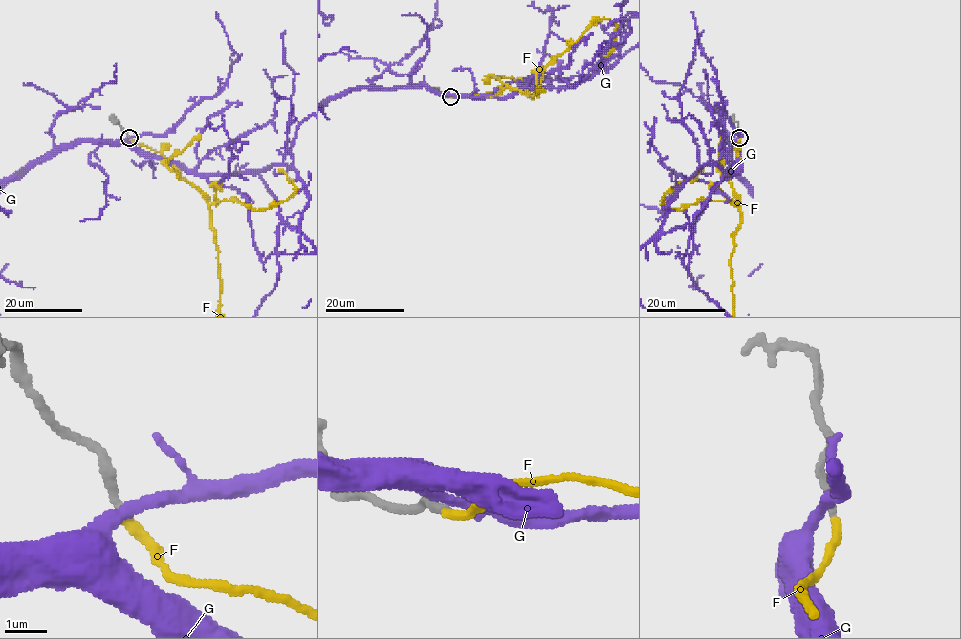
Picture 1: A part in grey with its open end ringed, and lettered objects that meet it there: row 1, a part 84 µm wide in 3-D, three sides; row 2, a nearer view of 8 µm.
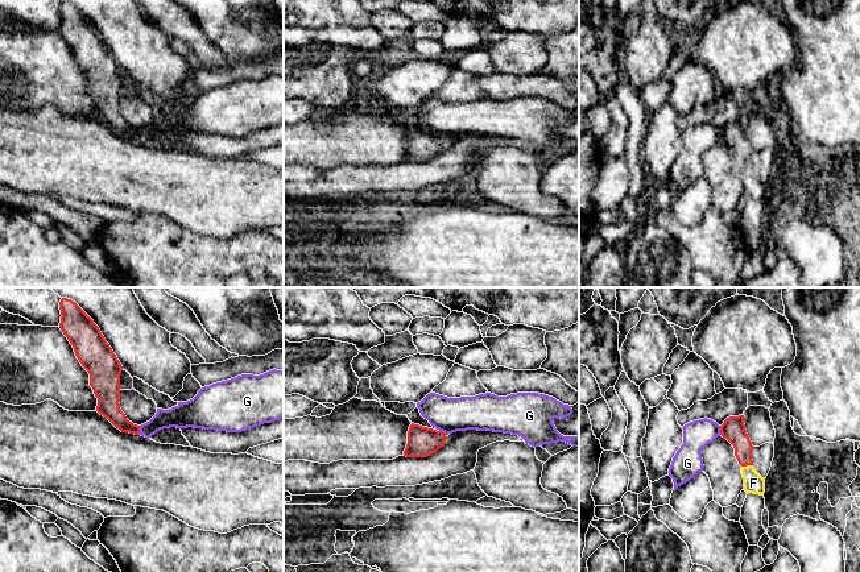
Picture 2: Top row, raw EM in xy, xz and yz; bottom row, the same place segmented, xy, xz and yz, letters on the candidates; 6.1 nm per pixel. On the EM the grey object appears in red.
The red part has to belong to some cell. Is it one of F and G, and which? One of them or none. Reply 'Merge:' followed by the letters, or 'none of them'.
Merge: F

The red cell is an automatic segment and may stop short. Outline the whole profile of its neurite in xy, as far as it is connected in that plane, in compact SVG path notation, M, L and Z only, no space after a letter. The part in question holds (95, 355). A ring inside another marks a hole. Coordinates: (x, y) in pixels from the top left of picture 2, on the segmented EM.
M62 298L59 302L59 328L74 348L75 356L90 374L90 386L98 398L96 411L107 418L121 432L138 435L140 426L133 424L120 409L120 373L123 366L106 341L94 320L71 299Z

